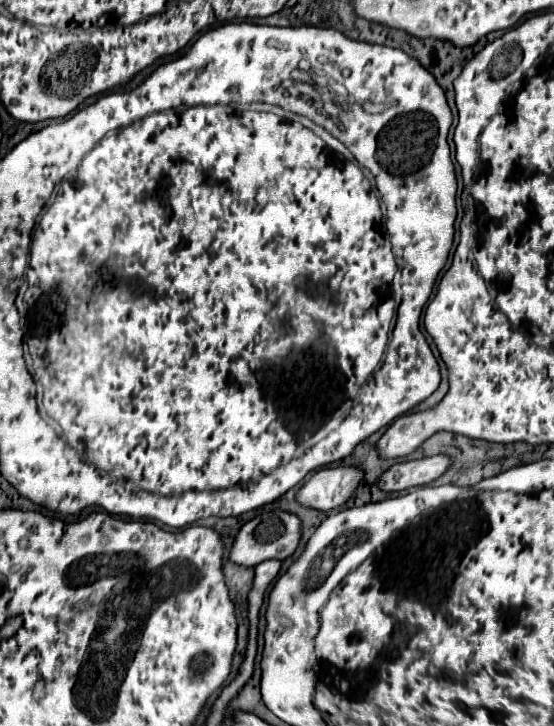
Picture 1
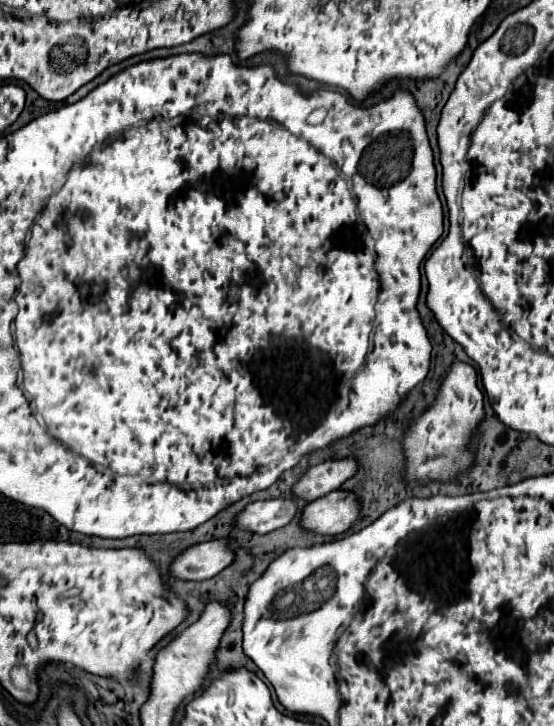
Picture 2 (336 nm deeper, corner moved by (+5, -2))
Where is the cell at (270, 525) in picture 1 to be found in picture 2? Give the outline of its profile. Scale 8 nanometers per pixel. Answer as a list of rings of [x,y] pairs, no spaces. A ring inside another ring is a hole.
[[[230,540],[200,542],[180,552],[170,564],[170,576],[180,580],[210,580],[234,560]]]

